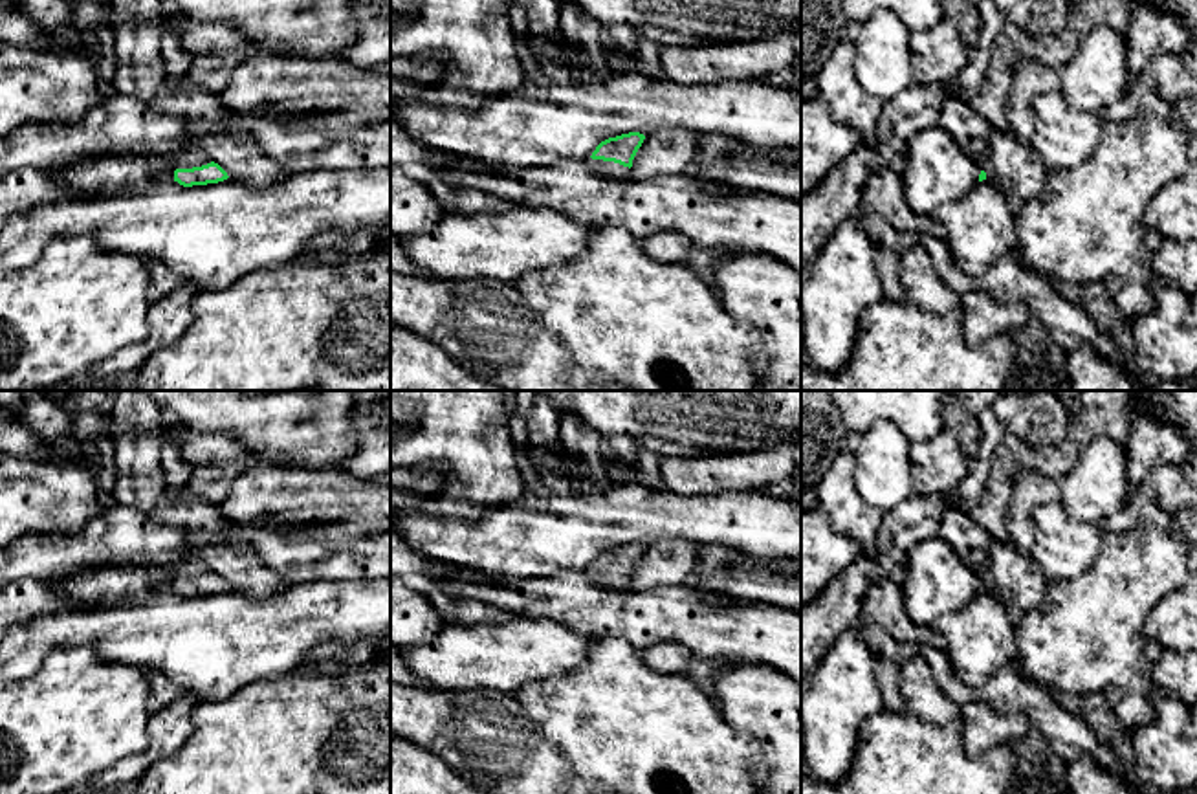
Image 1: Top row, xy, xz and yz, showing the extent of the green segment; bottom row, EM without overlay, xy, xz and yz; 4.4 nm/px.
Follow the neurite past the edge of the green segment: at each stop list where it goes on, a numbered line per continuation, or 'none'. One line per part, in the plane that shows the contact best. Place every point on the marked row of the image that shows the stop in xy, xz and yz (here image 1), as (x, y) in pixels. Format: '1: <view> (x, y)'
1: xz (613, 171)

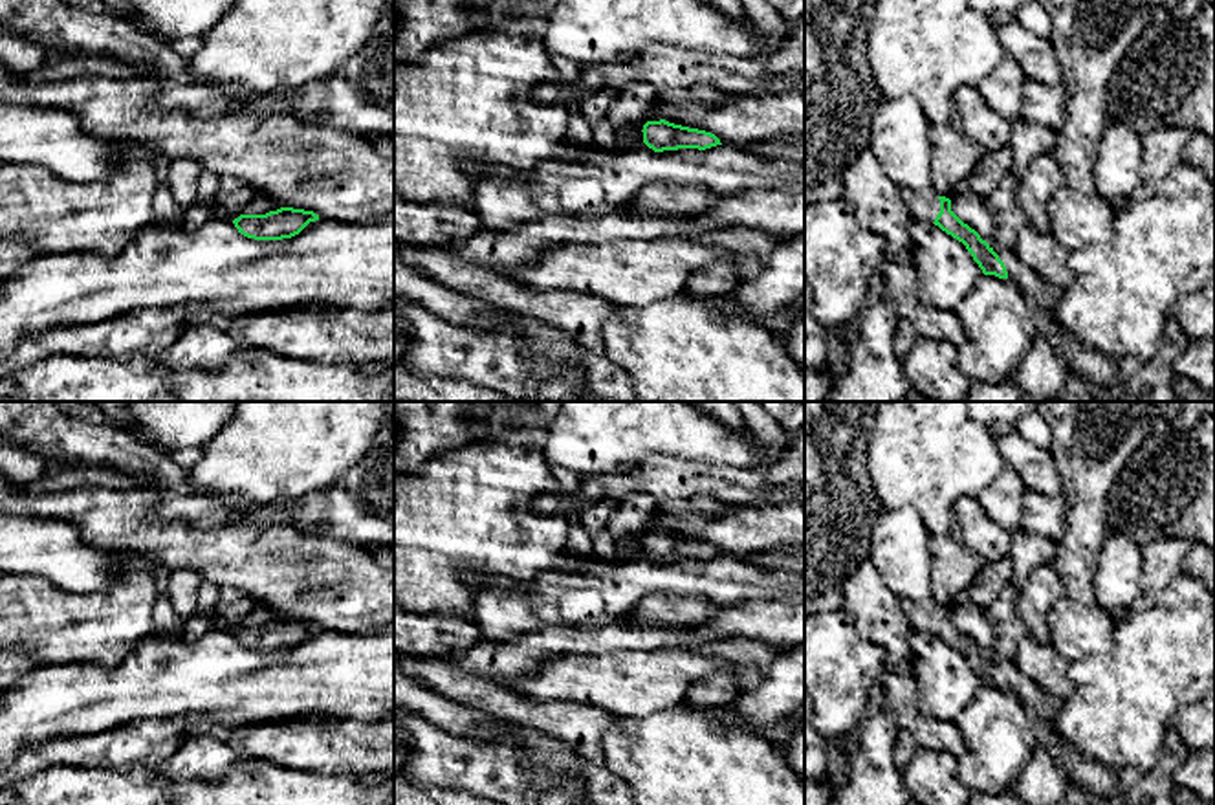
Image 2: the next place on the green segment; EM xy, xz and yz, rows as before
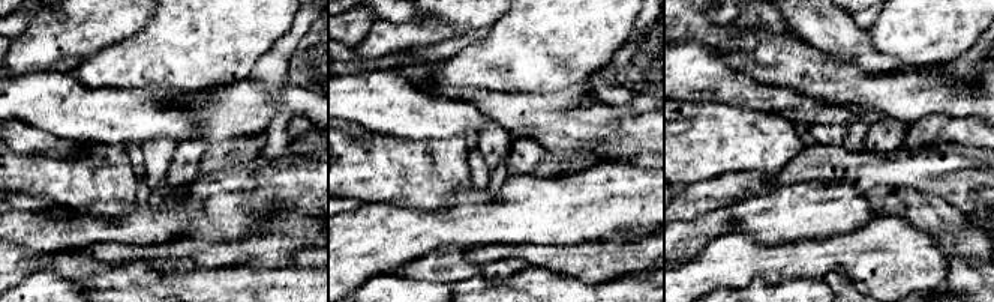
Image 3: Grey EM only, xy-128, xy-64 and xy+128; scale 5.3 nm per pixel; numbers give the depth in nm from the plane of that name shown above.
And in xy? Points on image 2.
none

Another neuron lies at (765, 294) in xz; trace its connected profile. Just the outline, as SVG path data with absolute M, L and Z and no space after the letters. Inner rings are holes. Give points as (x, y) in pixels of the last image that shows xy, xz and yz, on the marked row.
M805 235L779 244L762 268L742 273L735 292L715 301L740 319L773 325L805 299Z

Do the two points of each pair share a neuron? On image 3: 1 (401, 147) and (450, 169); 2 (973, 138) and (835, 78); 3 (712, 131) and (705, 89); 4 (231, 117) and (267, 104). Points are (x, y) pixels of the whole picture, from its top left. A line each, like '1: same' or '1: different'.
1: same
2: different
3: different
4: same

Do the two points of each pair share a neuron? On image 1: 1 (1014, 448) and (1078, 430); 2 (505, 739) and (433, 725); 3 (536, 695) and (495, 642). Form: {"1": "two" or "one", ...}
{"1": "one", "2": "one", "3": "two"}

